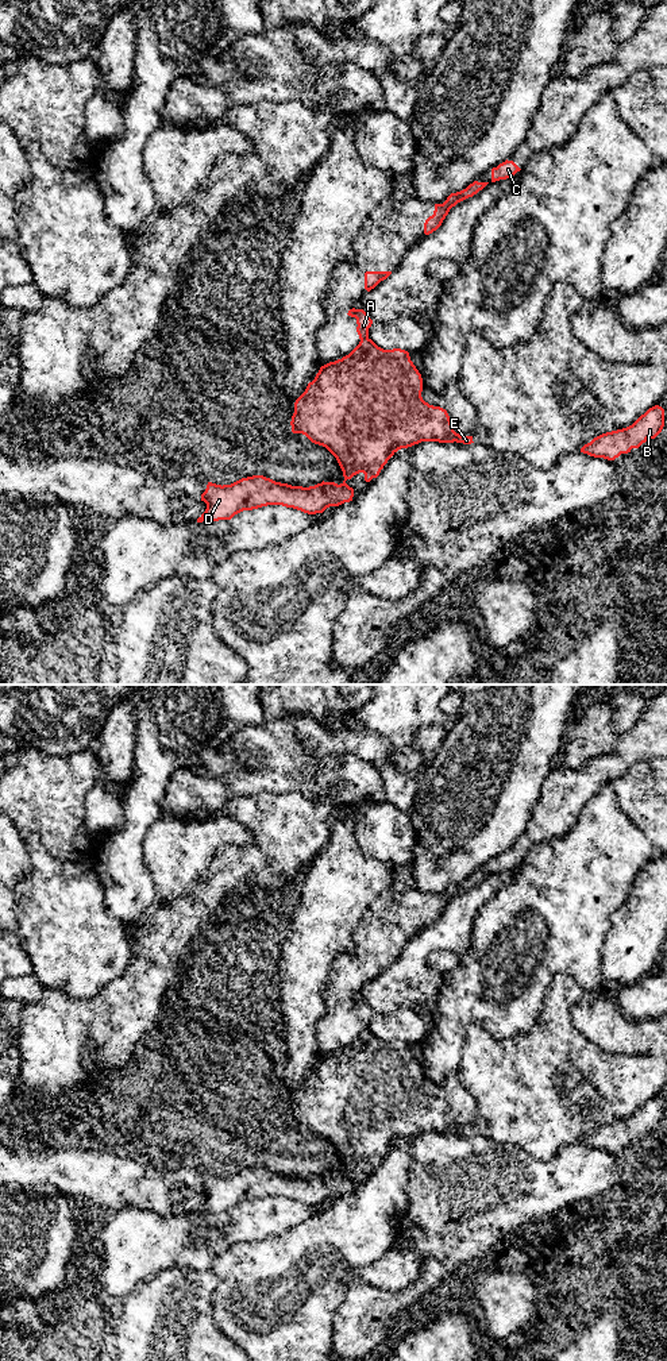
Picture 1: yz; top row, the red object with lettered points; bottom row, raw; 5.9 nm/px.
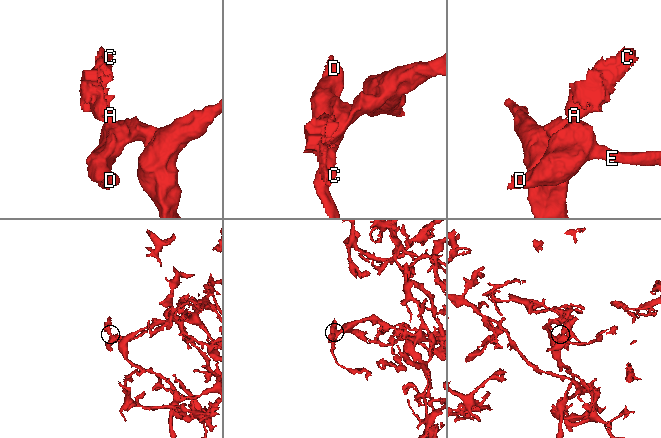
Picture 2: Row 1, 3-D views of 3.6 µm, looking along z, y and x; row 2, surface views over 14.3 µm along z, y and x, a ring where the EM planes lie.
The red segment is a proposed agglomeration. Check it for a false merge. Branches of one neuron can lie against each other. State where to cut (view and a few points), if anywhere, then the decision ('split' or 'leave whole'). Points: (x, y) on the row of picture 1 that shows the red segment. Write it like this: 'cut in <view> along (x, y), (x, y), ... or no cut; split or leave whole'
cut in yz along (367, 336), (361, 340); split

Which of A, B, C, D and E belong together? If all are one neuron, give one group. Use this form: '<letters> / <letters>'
A C / B D E

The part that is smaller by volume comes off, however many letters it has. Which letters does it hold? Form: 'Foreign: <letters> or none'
Foreign: A, C

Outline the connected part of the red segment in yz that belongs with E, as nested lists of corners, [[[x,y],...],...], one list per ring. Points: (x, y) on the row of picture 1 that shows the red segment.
[[[362,339],[348,355],[320,367],[315,379],[308,383],[305,392],[296,400],[290,421],[293,433],[305,435],[312,443],[325,447],[336,458],[344,481],[340,485],[323,481],[309,487],[275,482],[263,475],[242,478],[223,486],[208,482],[205,491],[201,494],[201,501],[207,504],[207,509],[197,518],[197,523],[231,520],[243,510],[252,510],[267,505],[282,505],[308,514],[323,513],[329,506],[339,506],[352,501],[354,489],[346,483],[347,479],[363,473],[365,481],[370,482],[379,475],[388,460],[401,448],[408,448],[421,442],[474,443],[473,436],[460,436],[456,433],[447,410],[425,402],[421,392],[423,378],[410,361],[408,351],[401,348],[383,350],[371,339]]]

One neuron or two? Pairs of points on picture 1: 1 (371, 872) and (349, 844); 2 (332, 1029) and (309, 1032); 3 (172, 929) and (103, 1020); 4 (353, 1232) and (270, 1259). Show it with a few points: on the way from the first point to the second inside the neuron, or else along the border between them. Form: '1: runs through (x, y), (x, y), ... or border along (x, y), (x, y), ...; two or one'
1: runs through (365, 866), (350, 851); one
2: border along (324, 1002), (324, 1016), (317, 1026), (320, 1057); two
3: runs through (164, 952), (164, 959), (126, 997); one
4: runs through (332, 1240), (305, 1245), (290, 1259); one

